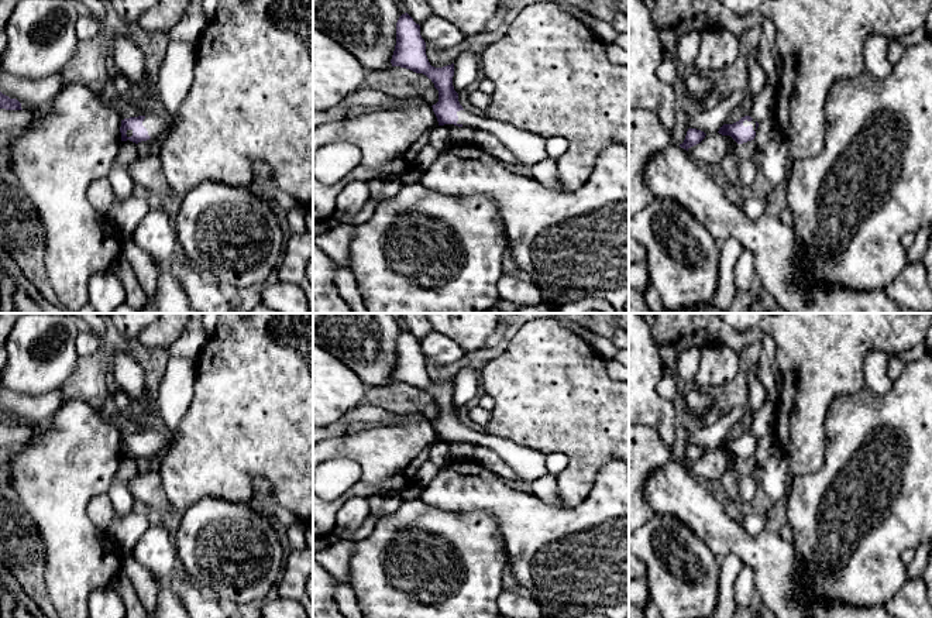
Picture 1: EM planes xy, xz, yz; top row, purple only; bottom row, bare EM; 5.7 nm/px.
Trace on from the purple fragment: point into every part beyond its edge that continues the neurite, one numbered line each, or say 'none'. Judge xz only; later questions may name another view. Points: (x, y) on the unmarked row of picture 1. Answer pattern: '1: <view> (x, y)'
1: xz (529, 464)

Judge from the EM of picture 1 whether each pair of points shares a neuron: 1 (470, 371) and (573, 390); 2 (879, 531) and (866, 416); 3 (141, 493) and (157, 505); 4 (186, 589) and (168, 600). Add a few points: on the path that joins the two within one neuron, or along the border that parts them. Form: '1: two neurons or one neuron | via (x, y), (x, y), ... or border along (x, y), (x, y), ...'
1: two neurons | border along (480, 368), (478, 384)
2: one neuron | via (900, 497), (911, 462), (911, 440), (900, 429)
3: one neuron | via (145, 494), (152, 501)
4: two neurons | border along (167, 580), (182, 603)

